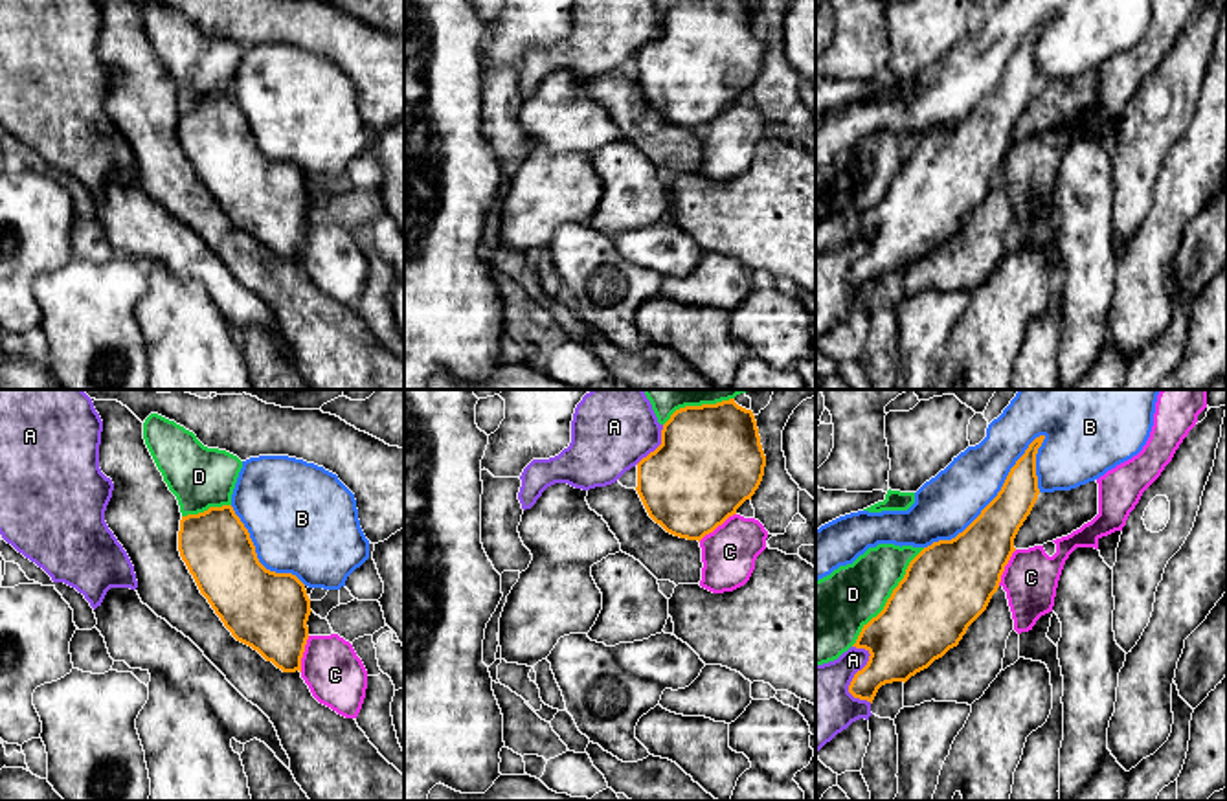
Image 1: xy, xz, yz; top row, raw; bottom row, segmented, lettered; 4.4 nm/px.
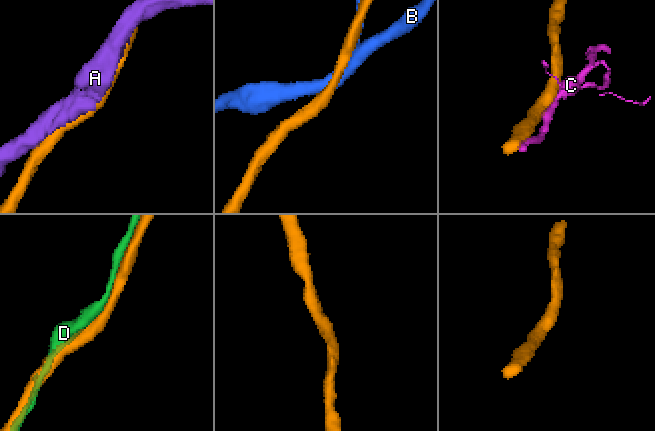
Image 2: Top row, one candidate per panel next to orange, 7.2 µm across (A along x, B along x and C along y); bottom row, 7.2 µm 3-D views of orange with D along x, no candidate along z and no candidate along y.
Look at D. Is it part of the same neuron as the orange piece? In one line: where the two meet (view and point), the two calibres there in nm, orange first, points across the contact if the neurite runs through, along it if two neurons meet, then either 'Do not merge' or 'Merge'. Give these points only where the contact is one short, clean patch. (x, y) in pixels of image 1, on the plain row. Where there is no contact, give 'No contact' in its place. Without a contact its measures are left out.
Touches orange at yz (889, 186). Thickness 380 nm (orange) against 300 nm. Merge

